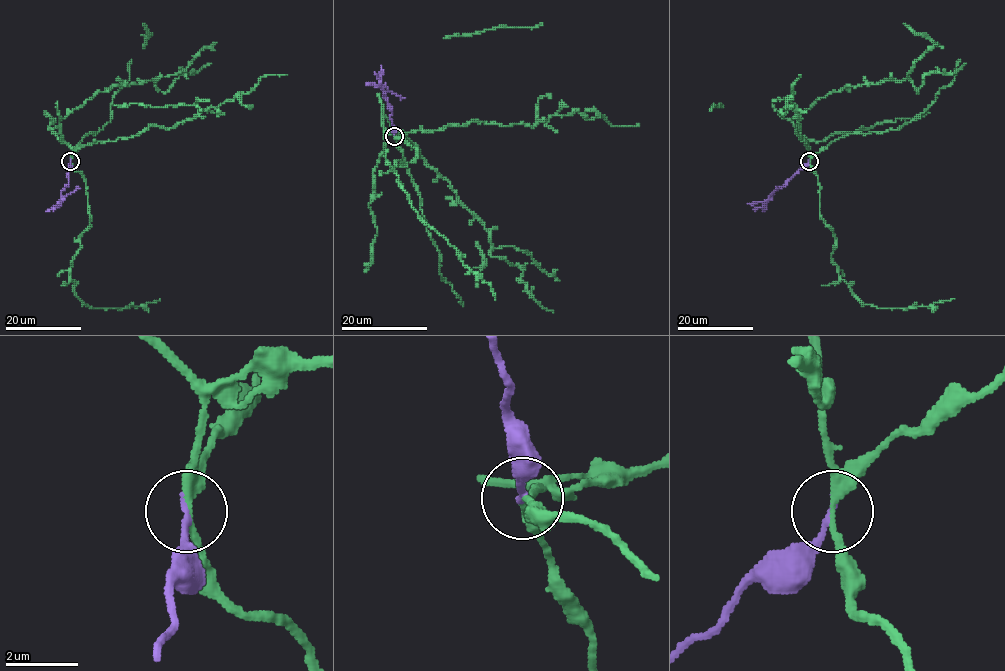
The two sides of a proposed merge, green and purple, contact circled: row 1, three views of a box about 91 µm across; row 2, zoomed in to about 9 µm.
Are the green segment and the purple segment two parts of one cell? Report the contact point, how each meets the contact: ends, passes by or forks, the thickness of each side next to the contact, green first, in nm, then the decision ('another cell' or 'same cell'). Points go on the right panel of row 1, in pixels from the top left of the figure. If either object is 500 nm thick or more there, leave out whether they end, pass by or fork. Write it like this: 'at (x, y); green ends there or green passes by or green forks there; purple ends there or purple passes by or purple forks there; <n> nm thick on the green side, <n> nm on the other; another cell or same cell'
at (809, 161); green forks there; purple ends there; 200 nm thick on the green side, 180 nm on the other; another cell

